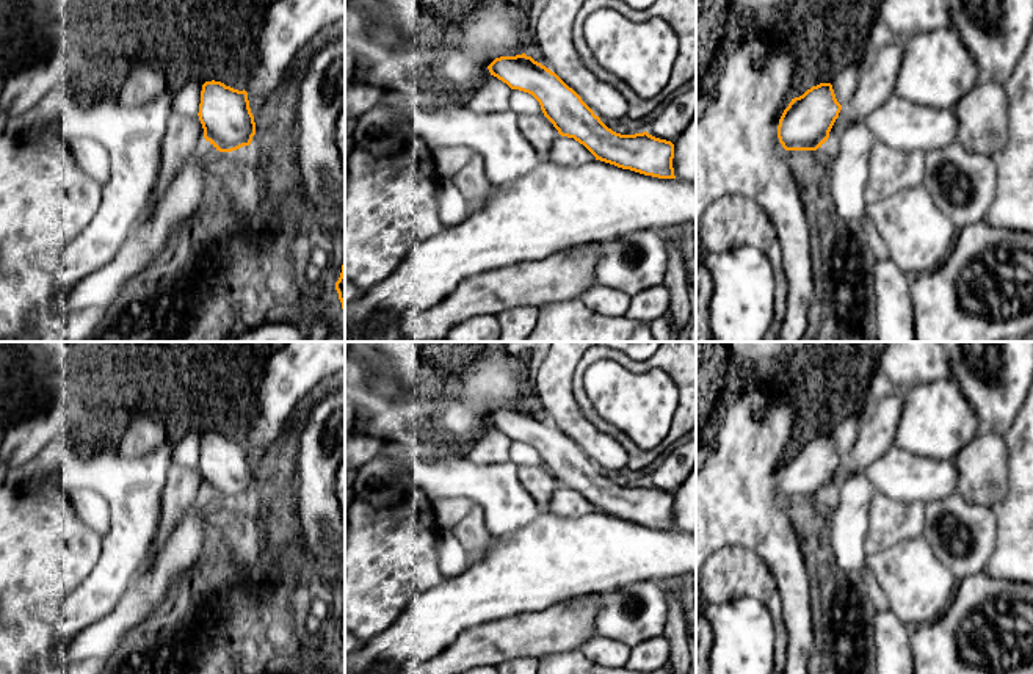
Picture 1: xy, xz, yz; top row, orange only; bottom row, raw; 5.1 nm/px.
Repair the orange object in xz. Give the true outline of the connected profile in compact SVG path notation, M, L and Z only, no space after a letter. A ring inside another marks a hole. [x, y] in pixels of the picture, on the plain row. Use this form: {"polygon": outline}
{"polygon": "M525 404L516 408L495 409L488 417L491 426L506 434L511 440L531 445L541 456L541 466L517 466L517 478L541 511L547 509L552 494L561 486L574 489L583 495L596 511L630 520L644 527L658 530L676 530L672 509L674 495L655 489L647 483L635 486L621 486L608 480L599 467L569 439L555 423L535 412Z"}

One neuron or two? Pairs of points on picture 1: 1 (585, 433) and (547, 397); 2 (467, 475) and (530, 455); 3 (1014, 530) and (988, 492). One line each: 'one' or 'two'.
1: one
2: two
3: two

